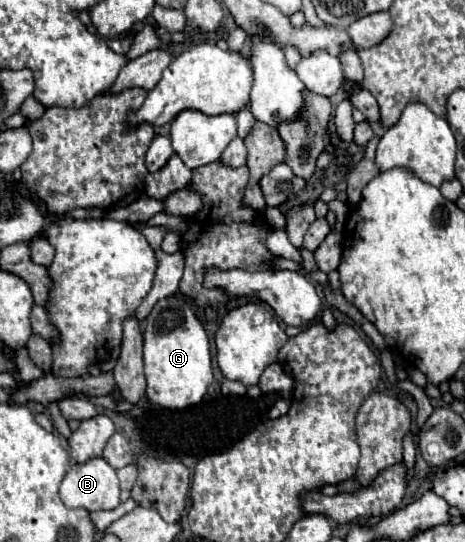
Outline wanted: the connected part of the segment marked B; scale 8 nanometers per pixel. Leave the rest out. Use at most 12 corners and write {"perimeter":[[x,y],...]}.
{"perimeter":[[103,457],[73,465],[61,483],[67,507],[119,505],[115,469]]}

